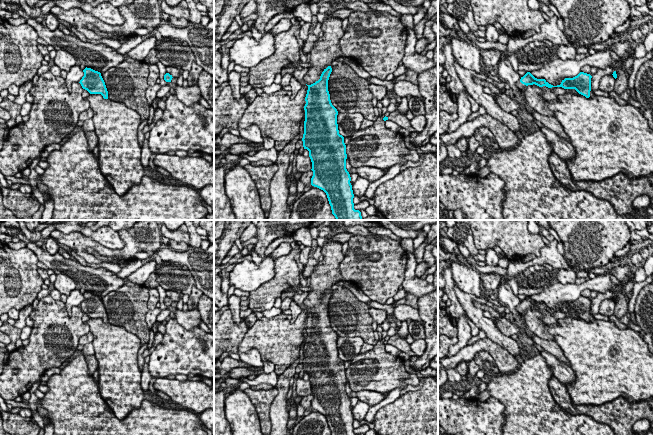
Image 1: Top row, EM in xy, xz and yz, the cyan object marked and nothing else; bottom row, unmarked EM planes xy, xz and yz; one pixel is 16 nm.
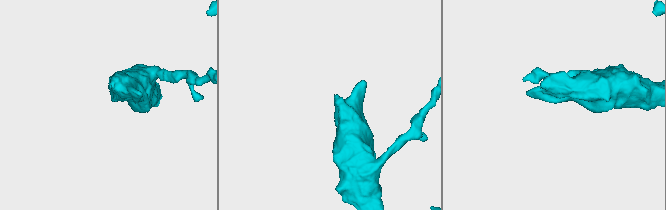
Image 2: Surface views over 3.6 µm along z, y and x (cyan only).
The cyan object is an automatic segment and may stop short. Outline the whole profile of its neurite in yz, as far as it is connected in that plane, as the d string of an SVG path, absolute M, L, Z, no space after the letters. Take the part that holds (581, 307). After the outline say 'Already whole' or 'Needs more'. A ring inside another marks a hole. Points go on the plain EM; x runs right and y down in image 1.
M527 296L521 303L516 307L516 310L520 314L524 314L528 309L537 309L539 311L546 310L548 312L552 311L562 311L564 313L575 313L579 318L590 321L591 315L591 302L590 298L580 296L577 300L573 302L565 302L562 304L560 309L553 310L549 308L545 303L537 303L530 296Z. Needs more

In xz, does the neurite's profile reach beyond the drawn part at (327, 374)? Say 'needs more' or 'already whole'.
needs more

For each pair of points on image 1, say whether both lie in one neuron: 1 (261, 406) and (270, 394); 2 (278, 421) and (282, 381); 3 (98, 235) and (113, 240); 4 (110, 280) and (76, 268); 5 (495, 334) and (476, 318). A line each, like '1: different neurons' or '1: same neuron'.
1: same neuron
2: same neuron
3: same neuron
4: same neuron
5: same neuron

